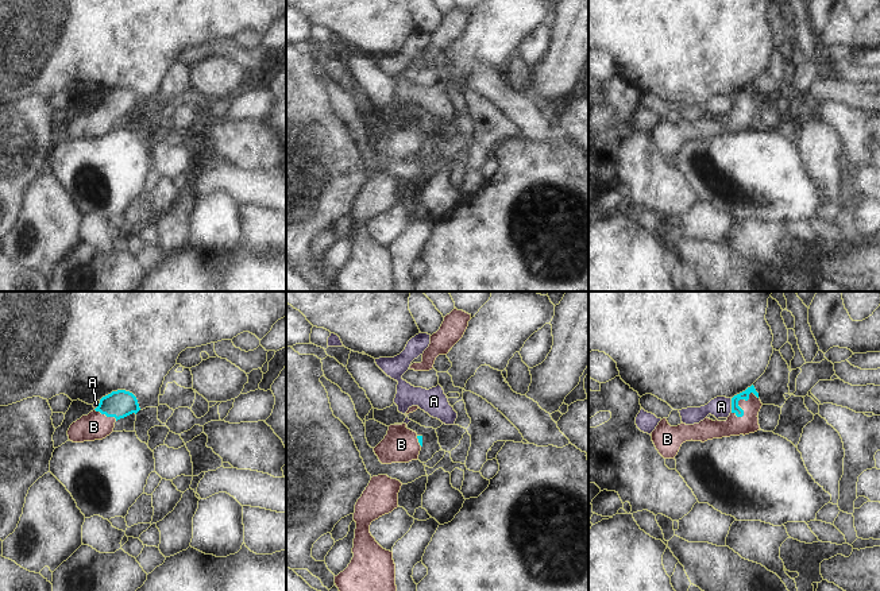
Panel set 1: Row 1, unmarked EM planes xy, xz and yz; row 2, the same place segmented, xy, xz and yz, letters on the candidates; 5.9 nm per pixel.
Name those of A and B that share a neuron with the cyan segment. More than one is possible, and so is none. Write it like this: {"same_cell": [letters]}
{"same_cell": ["B"]}

